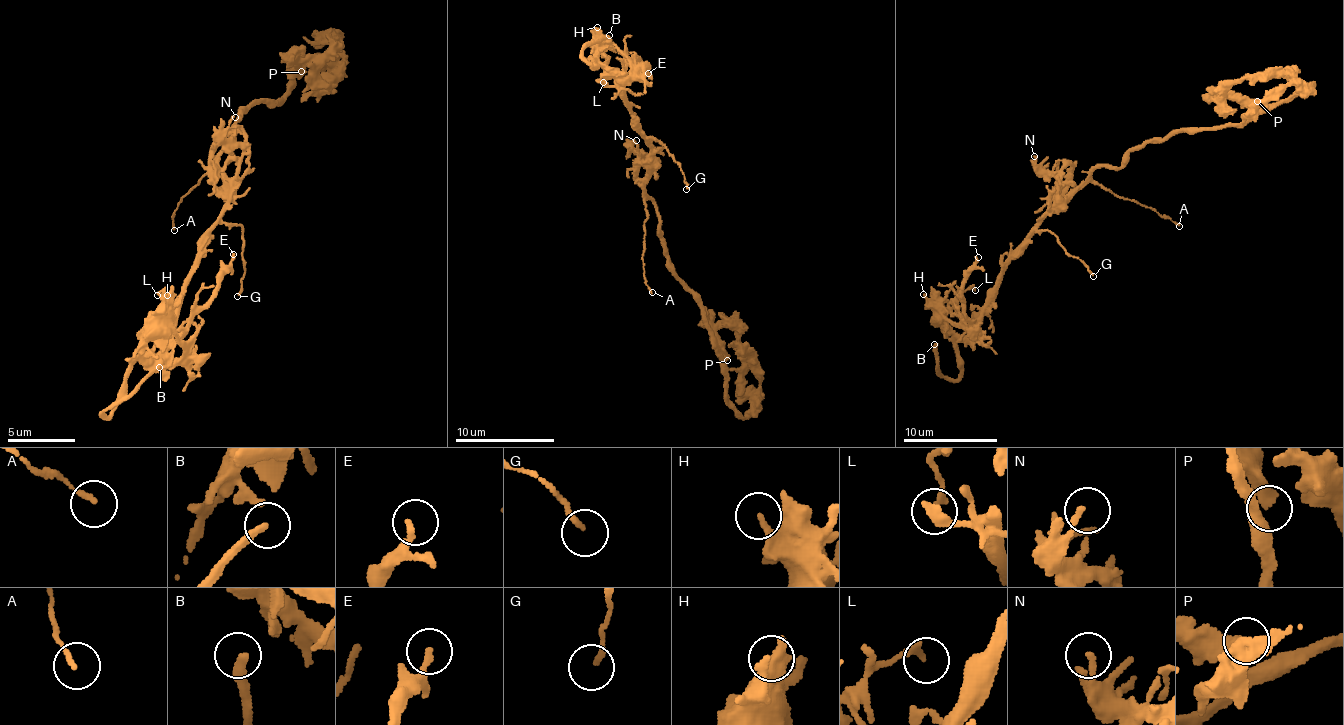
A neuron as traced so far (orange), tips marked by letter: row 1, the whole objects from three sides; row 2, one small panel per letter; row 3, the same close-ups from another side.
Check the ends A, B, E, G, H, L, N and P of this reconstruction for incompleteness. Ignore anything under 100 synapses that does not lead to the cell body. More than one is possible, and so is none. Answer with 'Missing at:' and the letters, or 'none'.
Missing at: B

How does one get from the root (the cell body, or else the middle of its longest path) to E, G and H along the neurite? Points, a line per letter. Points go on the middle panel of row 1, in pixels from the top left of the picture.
E: (662, 231), (658, 211), (643, 187), (652, 152), (630, 110), (623, 80), (627, 64), (634, 60), (648, 73)
G: (662, 231), (658, 211), (643, 187), (652, 152), (645, 141), (656, 138), (672, 155), (684, 176), (686, 189)
H: (662, 231), (658, 211), (643, 187), (652, 152), (628, 104), (623, 80), (625, 57), (599, 34), (597, 27)

